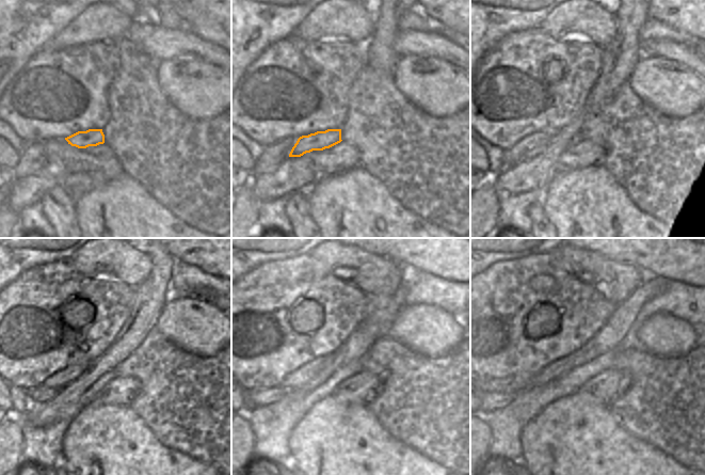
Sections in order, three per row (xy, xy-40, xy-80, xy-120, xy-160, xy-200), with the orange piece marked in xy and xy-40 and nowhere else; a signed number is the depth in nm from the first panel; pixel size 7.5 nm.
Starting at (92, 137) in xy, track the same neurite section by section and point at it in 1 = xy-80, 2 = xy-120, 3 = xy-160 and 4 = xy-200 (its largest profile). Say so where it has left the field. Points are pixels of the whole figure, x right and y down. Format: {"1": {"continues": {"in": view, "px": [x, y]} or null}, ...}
{"1": {"continues": {"in": "xy-80", "px": [540, 148]}}, "2": {"continues": {"in": "xy-120", "px": [39, 394]}}, "3": {"continues": {"in": "xy-160", "px": [263, 397]}}, "4": {"continues": {"in": "xy-200", "px": [492, 400]}}}

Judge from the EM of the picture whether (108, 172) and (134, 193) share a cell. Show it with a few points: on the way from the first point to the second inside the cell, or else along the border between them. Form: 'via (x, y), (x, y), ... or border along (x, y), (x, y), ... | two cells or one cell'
border along (124, 172), (93, 190) | two cells

